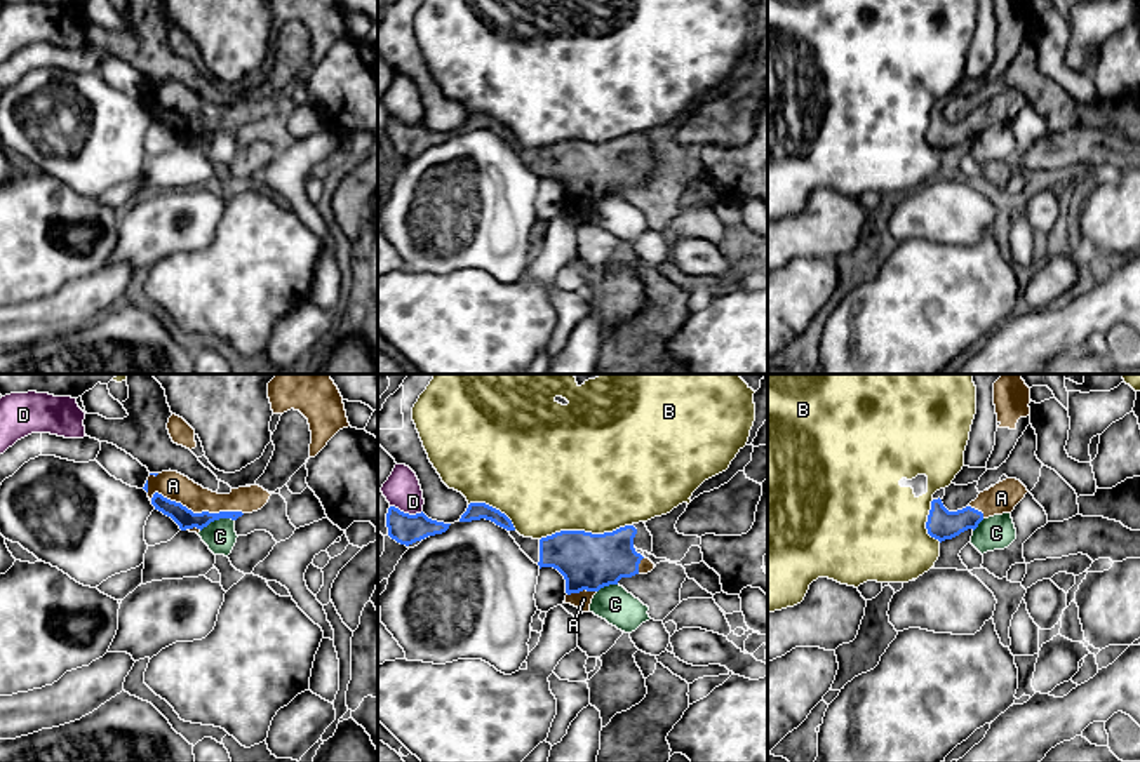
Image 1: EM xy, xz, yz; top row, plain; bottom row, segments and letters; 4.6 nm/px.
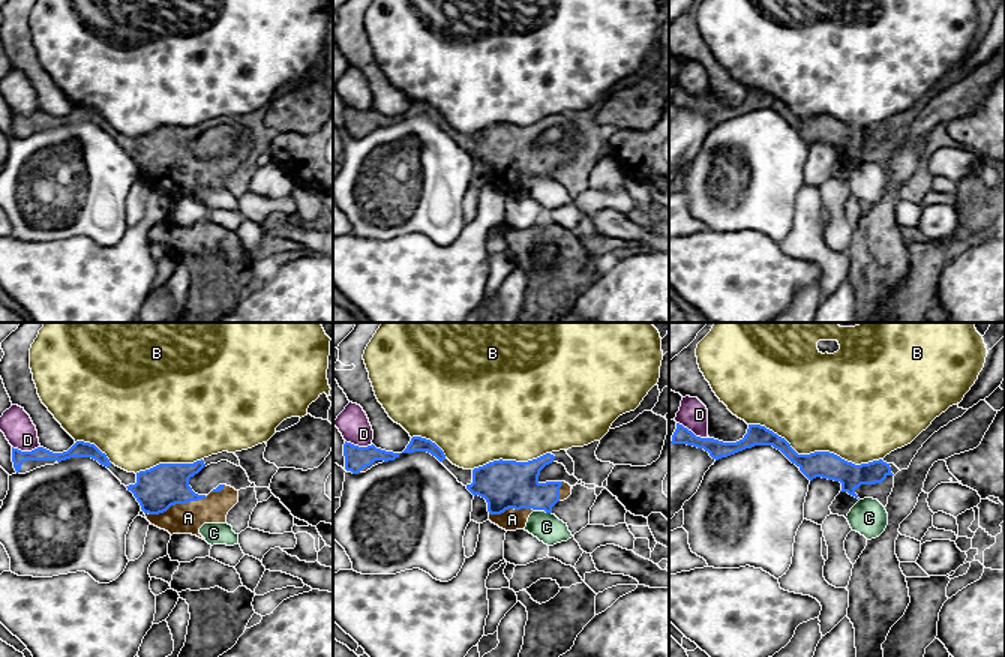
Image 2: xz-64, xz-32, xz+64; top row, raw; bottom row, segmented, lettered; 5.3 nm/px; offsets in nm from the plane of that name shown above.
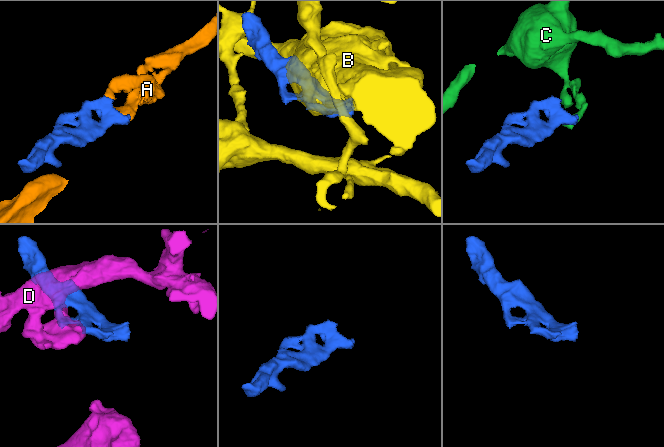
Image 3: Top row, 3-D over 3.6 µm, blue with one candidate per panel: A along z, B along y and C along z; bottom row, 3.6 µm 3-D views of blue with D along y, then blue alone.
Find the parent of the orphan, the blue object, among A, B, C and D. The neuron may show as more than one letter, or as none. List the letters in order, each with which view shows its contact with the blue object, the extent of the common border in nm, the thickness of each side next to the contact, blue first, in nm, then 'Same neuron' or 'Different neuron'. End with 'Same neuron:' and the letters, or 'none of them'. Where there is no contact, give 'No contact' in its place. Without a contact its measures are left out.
A: Touches blue in xy. Shared border 440 nm. Thickness 90 nm (blue) against 130 nm. Same neuron
B: Touches blue in xz. Shared border 440 nm. Thickness 260 nm (blue) against 480 nm. Different neuron
C: Touches blue in xy. Shared border 170 nm. Thickness 90 nm (blue) against 150 nm. Different neuron
D: Touches blue in xz. Shared border 160 nm. Thickness 140 nm (blue) against 170 nm. Different neuron
Same neuron: A

